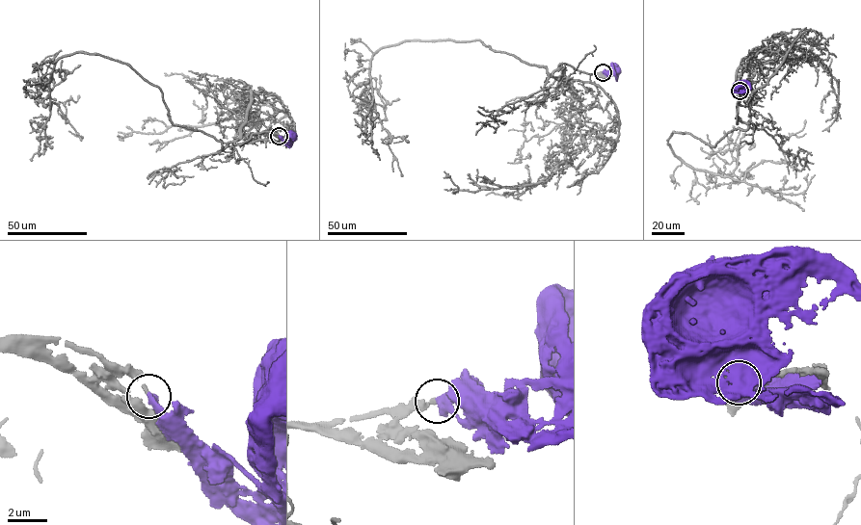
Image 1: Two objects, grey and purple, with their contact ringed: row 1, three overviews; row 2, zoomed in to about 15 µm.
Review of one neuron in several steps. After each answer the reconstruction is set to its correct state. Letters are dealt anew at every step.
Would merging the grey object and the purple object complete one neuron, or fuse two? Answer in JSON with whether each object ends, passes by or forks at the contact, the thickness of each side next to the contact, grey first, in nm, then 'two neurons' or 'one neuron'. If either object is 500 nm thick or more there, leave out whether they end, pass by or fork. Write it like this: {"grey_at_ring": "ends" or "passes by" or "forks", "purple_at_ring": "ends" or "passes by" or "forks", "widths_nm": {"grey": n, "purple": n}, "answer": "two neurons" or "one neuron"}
{"grey_at_ring": "ends", "purple_at_ring": "ends", "widths_nm": {"grey": 170, "purple": 440}, "answer": "one neuron"}

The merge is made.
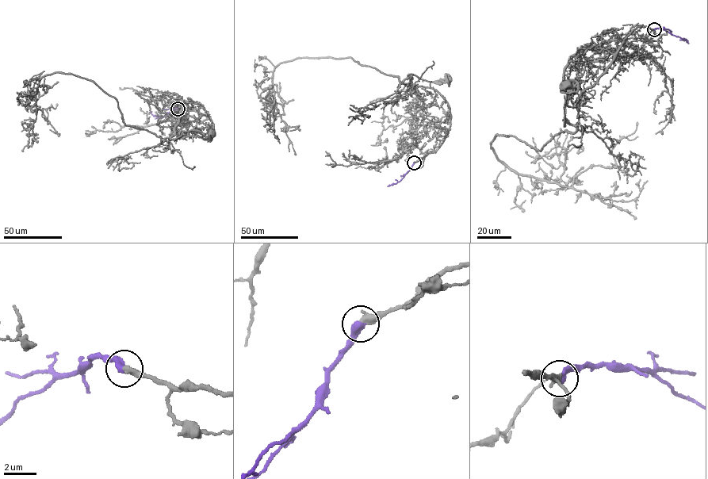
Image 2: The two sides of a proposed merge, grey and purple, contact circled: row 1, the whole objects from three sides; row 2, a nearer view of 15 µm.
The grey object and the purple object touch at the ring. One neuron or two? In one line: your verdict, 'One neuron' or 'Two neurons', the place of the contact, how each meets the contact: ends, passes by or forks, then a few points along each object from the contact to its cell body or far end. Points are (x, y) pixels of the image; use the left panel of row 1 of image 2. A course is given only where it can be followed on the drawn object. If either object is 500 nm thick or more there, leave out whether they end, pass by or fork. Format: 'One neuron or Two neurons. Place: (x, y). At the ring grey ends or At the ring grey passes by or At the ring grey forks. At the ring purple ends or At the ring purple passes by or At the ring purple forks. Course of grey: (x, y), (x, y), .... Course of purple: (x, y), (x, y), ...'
One neuron. Place: (177, 109). At the ring grey ends. At the ring purple ends. Course of grey: (177, 109), (208, 116), (213, 136), (166, 140), (174, 139), (183, 132), (198, 130), (208, 138), (211, 132). Course of purple: (177, 109), (162, 117), (154, 116), (151, 111)

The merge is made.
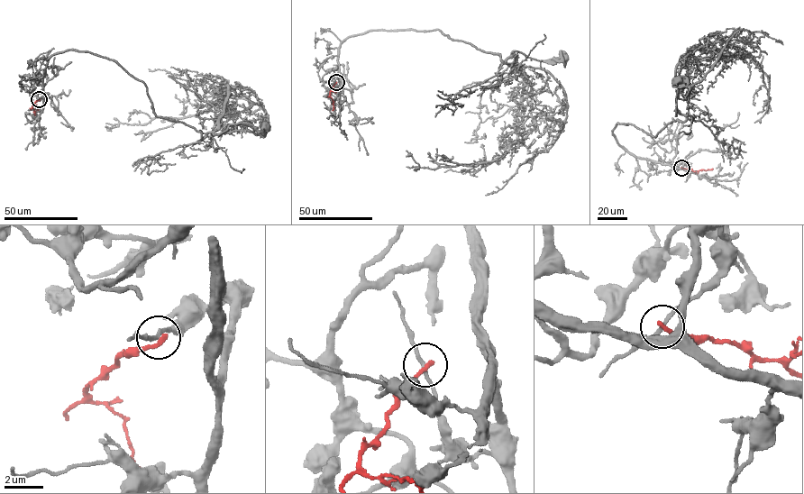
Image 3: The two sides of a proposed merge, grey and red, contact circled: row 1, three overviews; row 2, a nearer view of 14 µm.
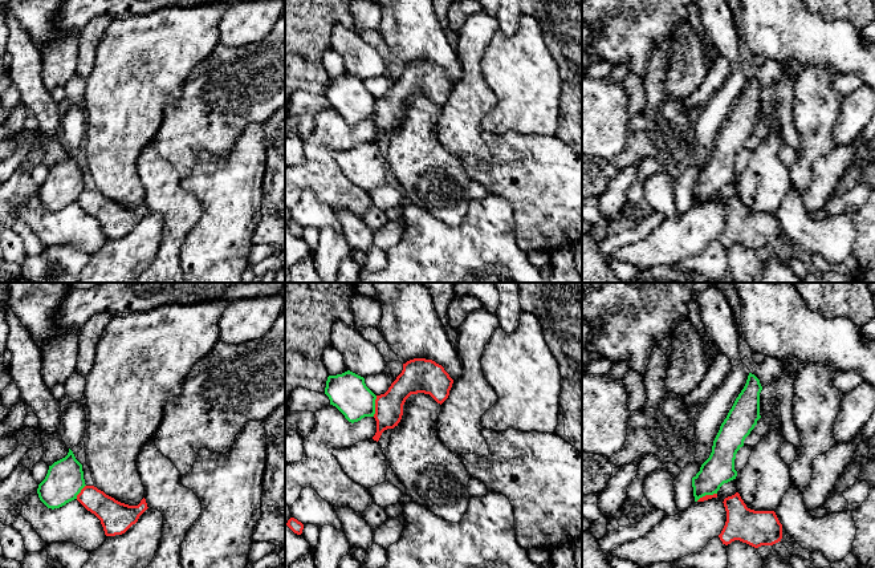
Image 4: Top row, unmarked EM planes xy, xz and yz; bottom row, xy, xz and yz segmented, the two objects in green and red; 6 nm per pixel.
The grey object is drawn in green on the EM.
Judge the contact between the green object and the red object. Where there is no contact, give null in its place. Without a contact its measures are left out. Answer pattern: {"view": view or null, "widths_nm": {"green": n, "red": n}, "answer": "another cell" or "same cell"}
{"view": "xz", "widths_nm": {"green": 240, "red": 180}, "answer": "another cell"}

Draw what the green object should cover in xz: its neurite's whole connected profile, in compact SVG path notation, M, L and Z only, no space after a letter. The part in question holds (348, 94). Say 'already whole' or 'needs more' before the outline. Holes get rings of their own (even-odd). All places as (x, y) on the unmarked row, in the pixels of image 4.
already whole; M347 73L329 78L325 97L345 121L354 126L365 119L374 119L377 98L366 89L365 81Z

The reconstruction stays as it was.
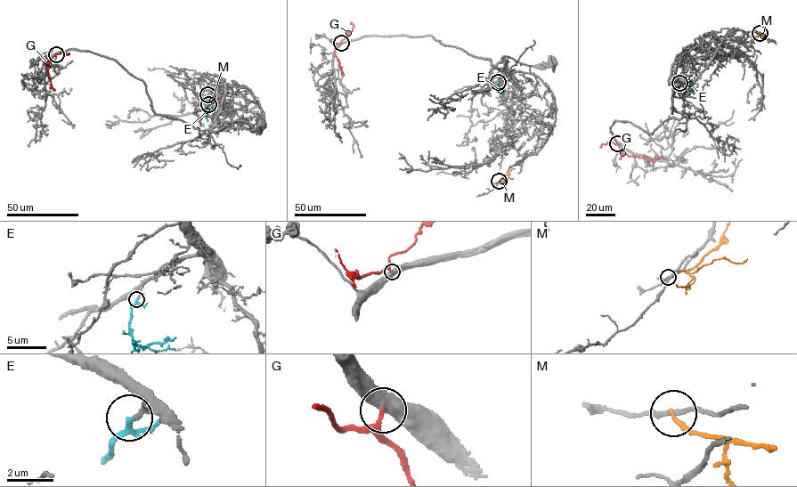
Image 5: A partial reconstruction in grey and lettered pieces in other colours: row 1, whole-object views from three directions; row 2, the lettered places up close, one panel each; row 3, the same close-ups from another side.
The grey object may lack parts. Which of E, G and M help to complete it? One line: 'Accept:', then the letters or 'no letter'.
Accept: E

